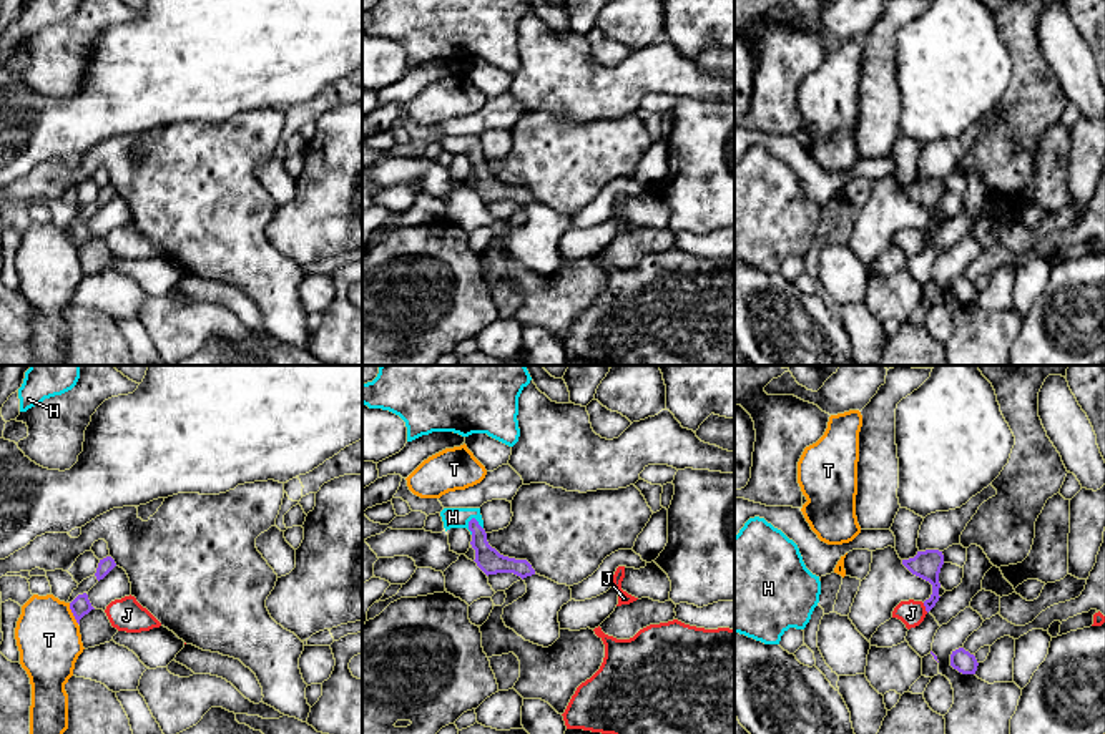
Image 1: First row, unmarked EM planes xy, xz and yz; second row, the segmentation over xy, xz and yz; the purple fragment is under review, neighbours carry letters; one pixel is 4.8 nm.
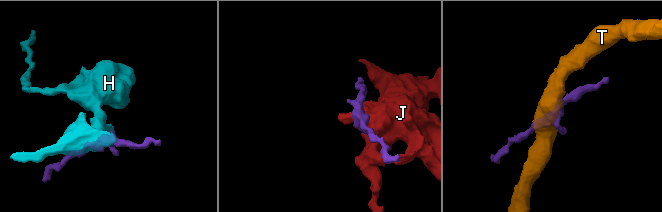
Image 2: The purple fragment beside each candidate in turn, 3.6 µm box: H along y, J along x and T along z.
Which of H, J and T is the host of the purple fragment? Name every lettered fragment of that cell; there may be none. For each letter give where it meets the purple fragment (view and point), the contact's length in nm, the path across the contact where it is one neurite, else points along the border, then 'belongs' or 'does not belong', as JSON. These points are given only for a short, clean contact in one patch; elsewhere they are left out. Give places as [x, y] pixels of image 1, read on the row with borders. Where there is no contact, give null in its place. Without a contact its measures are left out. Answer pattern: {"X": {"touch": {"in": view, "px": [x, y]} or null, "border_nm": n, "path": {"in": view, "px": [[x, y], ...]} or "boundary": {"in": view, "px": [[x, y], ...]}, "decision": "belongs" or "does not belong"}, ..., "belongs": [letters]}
{"H": {"touch": {"in": "xz", "px": [476, 520]}, "border_nm": 90, "path": {"in": "xz", "px": [[489, 560], [479, 543], [476, 520], [452, 517]]}, "decision": "belongs"}, "J": {"touch": {"in": "yz", "px": [926, 608]}, "border_nm": 50, "decision": "does not belong"}, "T": {"touch": {"in": "xy", "px": [73, 613]}, "border_nm": 120, "boundary": {"in": "xy", "px": [[68, 603], [78, 623]]}, "decision": "does not belong"}, "belongs": ["H"]}

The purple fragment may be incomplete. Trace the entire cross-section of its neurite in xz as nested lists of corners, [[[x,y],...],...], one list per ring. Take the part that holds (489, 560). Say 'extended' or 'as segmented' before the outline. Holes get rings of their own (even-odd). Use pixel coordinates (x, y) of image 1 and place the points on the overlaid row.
extended | [[[444,508],[440,516],[445,531],[450,528],[467,528],[470,531],[470,545],[475,550],[474,561],[487,576],[497,573],[513,573],[523,580],[535,575],[535,570],[527,560],[503,556],[489,545],[480,508]]]

